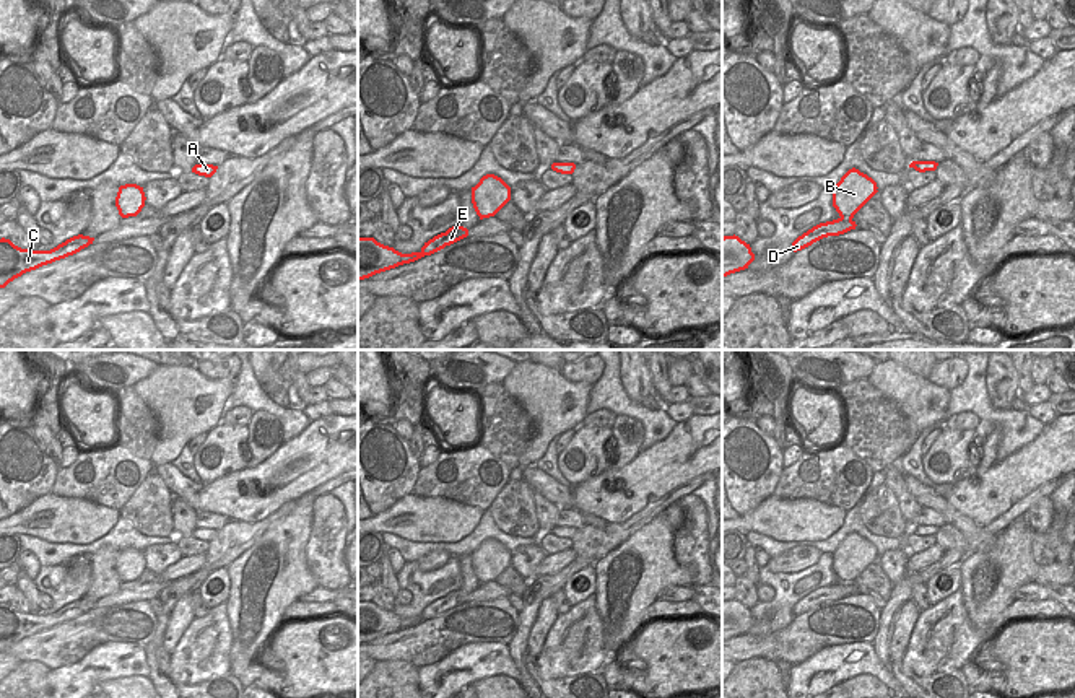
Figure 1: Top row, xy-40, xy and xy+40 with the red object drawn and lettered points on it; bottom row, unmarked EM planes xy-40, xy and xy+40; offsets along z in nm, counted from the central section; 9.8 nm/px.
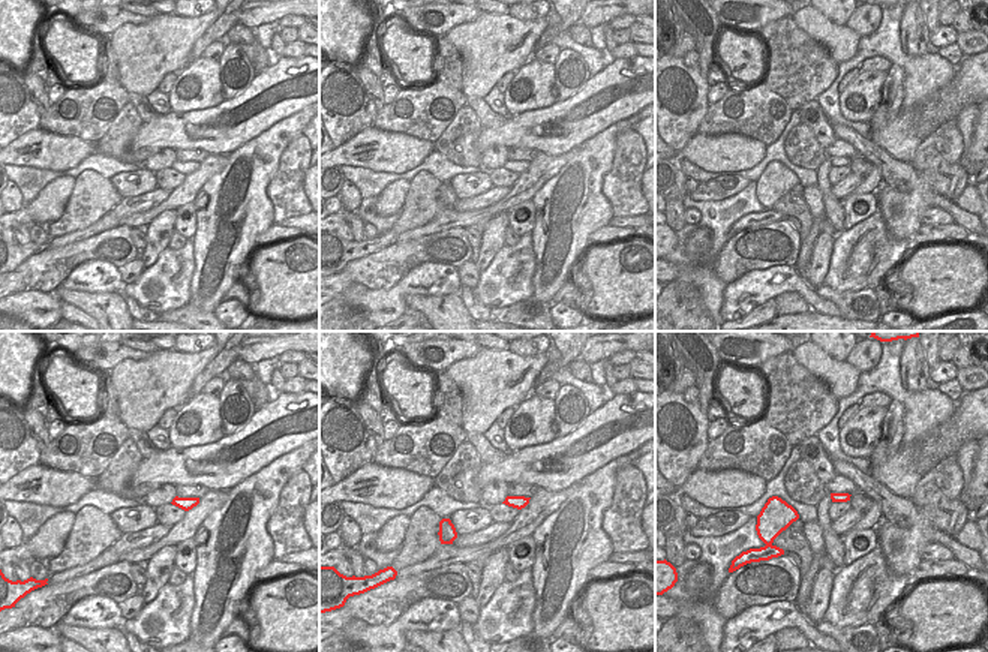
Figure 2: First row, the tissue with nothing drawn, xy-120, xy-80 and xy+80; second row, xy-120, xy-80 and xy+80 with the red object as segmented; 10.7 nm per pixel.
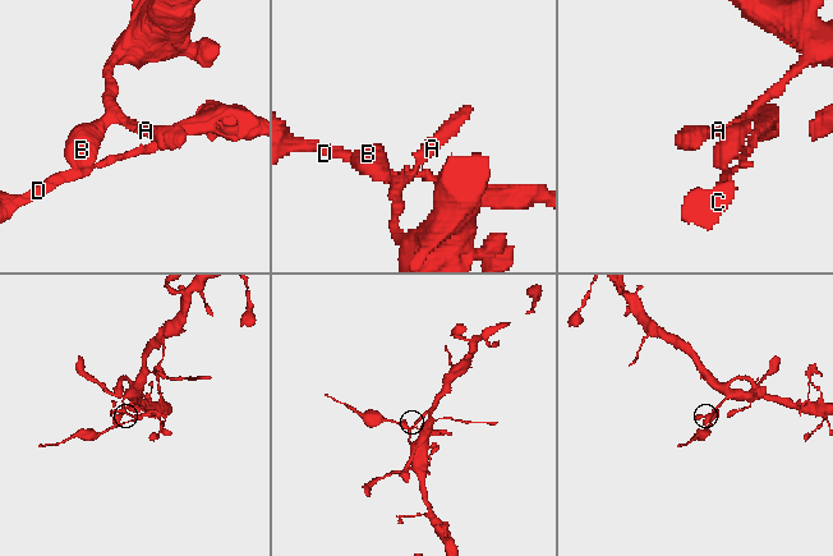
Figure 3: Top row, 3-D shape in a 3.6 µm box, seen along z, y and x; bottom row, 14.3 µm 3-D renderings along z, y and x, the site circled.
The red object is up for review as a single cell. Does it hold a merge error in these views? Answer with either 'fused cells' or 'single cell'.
fused cells

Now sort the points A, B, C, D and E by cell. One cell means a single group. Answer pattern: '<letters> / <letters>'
A B / C D E

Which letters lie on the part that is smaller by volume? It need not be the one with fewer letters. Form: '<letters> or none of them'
C, D, E

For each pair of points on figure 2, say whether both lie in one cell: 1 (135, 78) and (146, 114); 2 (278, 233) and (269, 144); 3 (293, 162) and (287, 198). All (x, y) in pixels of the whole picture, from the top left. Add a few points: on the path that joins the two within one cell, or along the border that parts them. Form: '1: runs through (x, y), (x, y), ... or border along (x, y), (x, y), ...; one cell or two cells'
1: border along (129, 92), (146, 98); two cells
2: border along (273, 224), (258, 236), (257, 243); two cells
3: runs through (291, 171), (287, 189); one cell

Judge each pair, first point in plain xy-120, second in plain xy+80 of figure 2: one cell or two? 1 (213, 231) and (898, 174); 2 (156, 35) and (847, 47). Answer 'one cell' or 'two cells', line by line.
1: two cells
2: one cell

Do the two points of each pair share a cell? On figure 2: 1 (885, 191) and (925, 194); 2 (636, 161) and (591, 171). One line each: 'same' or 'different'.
1: same
2: different

